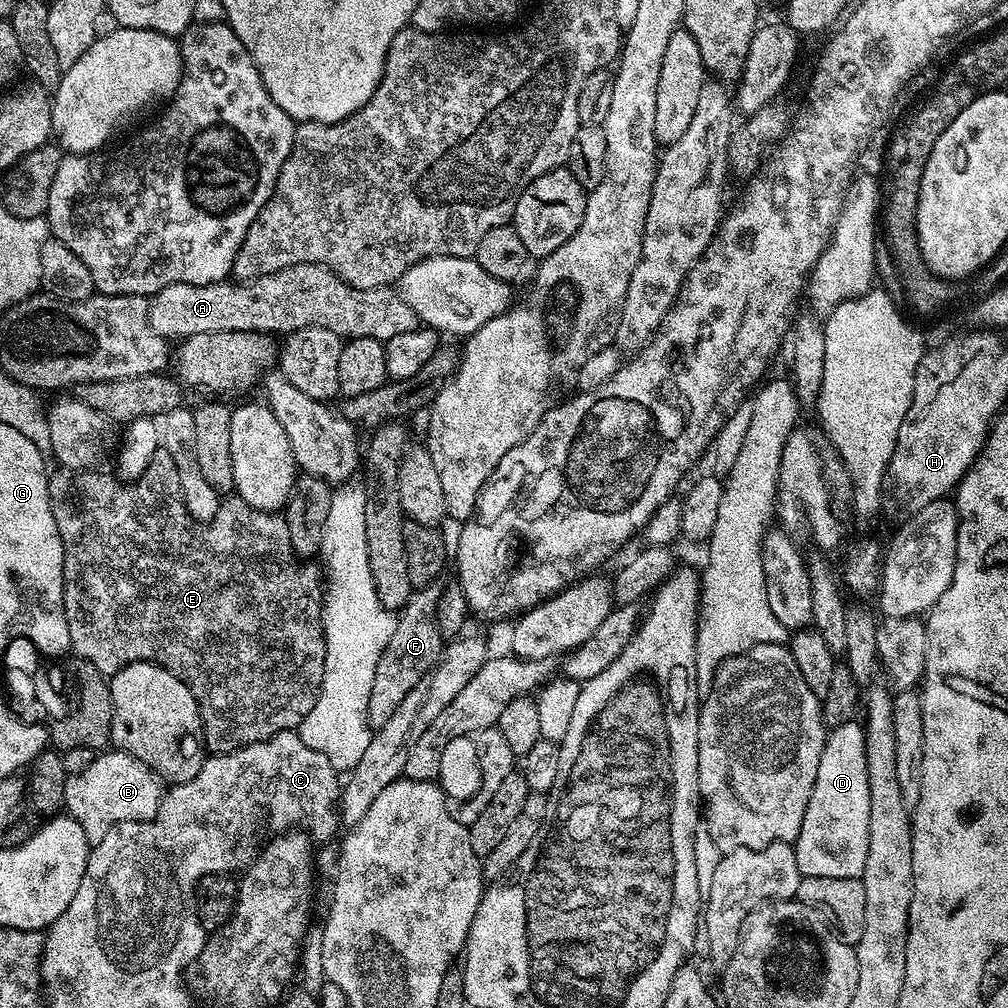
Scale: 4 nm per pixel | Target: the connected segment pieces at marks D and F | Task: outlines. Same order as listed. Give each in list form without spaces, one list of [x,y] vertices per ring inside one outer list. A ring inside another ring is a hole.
[[[851,720],[831,729],[825,735],[822,759],[818,762],[818,778],[802,814],[802,830],[794,841],[796,861],[801,877],[860,878],[866,866],[866,850],[870,850],[870,782],[866,766],[866,728],[863,723]]]
[[[439,583],[415,589],[407,604],[399,609],[396,629],[394,634],[390,634],[390,642],[386,642],[386,650],[382,650],[382,658],[378,658],[374,686],[370,686],[368,723],[373,729],[389,721],[391,714],[401,705],[402,698],[439,660],[442,637],[440,627],[436,625],[436,607],[440,601],[440,589]]]

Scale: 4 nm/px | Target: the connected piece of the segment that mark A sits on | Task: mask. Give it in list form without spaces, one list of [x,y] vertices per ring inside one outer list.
[[[299,267],[285,268],[283,272],[266,274],[256,280],[247,282],[221,282],[218,284],[171,284],[151,297],[148,305],[148,321],[154,331],[160,336],[179,342],[185,336],[194,334],[218,334],[219,332],[267,332],[269,334],[284,334],[297,332],[300,328],[329,328],[335,332],[343,331],[349,337],[370,336],[380,334],[387,326],[388,316],[392,308],[376,296],[372,304],[368,301],[369,293],[359,288],[349,288],[348,283],[339,276],[327,270],[308,270],[304,276],[304,284],[300,284]]]

